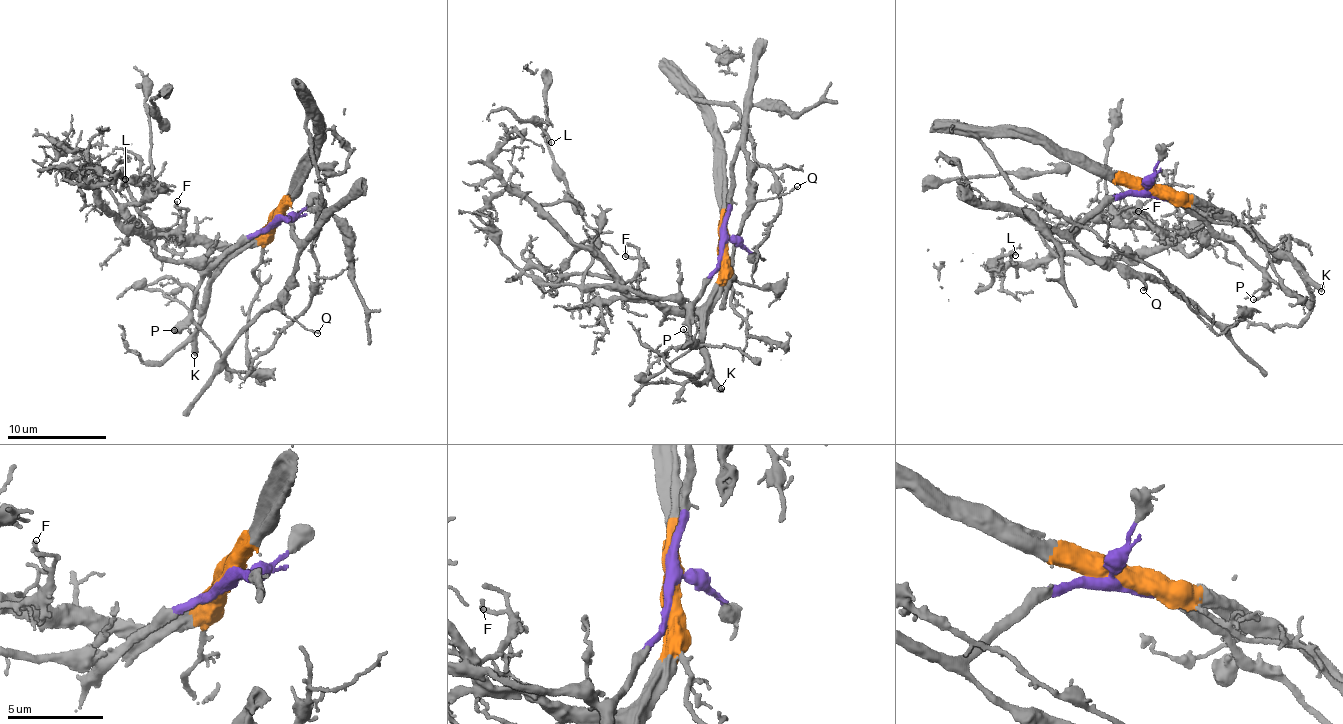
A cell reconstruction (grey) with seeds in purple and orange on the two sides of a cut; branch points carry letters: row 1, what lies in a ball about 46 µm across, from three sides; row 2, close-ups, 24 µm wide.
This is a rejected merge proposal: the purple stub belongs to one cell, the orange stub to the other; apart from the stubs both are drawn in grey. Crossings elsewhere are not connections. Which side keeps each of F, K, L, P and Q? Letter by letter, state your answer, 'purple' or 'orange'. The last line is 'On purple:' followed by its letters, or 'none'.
F: orange
K: orange
L: orange
P: purple
Q: purple
On purple: P, Q

